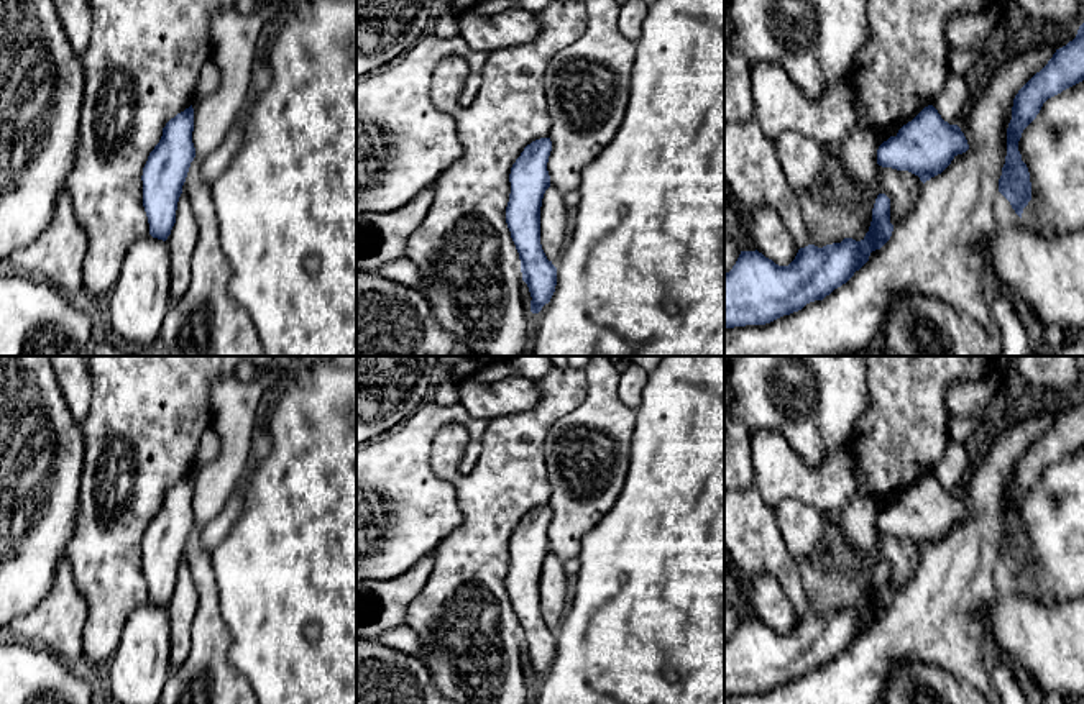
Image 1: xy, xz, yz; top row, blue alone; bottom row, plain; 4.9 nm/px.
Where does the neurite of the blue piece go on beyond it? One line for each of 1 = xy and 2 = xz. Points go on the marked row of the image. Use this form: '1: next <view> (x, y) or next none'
1: next none
2: next none

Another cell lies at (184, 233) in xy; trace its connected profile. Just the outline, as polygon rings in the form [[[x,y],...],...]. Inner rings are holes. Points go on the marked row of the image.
[[[186,190],[177,202],[176,223],[168,236],[169,246],[169,302],[177,304],[192,279],[192,254],[199,240],[199,226]]]

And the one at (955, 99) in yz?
[[[949,72],[933,107],[944,121],[949,125],[959,125],[964,120],[971,102],[972,97],[969,94],[966,79]]]

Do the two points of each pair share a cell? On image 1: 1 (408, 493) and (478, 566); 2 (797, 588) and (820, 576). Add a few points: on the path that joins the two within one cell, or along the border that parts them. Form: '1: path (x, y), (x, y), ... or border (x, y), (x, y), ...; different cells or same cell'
1: border (457, 498), (462, 522), (436, 550); different cells
2: border (789, 548), (813, 611); different cells

